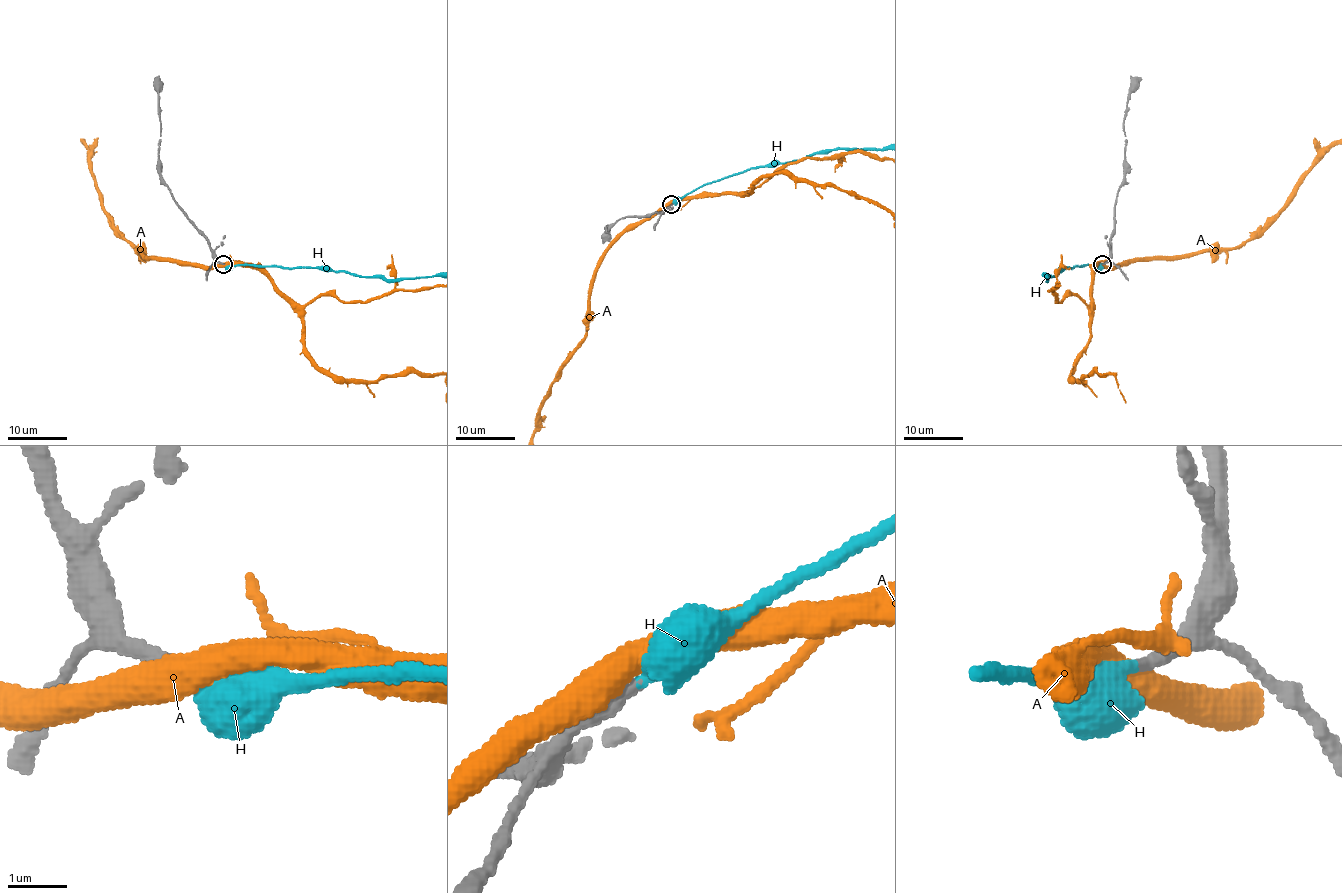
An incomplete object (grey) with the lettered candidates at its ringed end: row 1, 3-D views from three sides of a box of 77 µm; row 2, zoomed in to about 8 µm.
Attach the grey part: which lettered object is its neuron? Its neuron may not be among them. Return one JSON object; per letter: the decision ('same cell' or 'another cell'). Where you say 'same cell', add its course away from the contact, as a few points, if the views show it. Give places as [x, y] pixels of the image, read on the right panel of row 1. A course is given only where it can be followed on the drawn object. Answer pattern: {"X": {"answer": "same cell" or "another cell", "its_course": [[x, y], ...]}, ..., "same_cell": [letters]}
{"A": {"answer": "another cell"}, "H": {"answer": "same cell"}, "same_cell": ["H"]}

